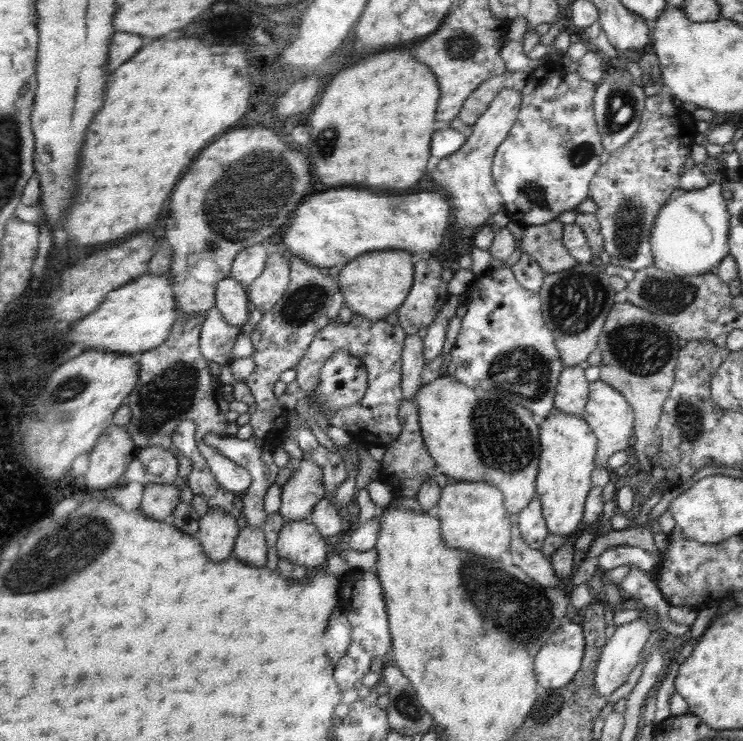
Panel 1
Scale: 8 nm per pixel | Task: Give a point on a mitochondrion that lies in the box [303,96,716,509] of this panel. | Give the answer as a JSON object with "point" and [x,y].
{"point":[502,441]}

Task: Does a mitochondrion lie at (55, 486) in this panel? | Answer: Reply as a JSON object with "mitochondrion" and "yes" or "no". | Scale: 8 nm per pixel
{"mitochondrion":"no"}

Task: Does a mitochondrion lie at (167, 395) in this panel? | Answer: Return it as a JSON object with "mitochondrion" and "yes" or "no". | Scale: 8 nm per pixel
{"mitochondrion":"yes"}

